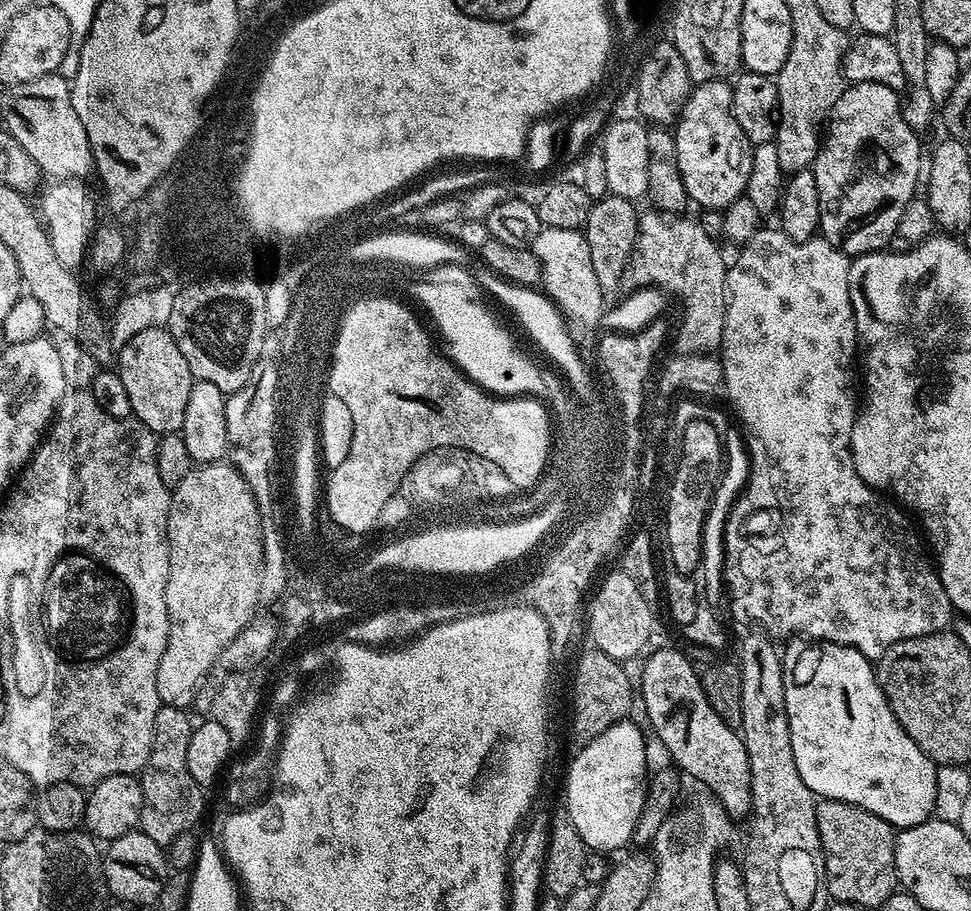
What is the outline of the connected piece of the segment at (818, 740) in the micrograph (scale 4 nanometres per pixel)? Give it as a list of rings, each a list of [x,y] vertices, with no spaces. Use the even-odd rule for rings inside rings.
[[[792,638],[783,645],[782,656],[785,661],[792,660],[784,673],[784,693],[786,694],[786,718],[790,726],[790,746],[794,750],[794,766],[798,766],[798,774],[802,774],[802,782],[806,782],[813,796],[825,800],[841,800],[847,804],[858,806],[886,823],[893,829],[903,830],[913,828],[926,822],[933,815],[936,804],[936,772],[937,765],[926,755],[918,745],[902,730],[894,710],[890,710],[888,699],[884,697],[880,683],[876,681],[876,669],[873,661],[862,655],[857,648],[847,648],[844,644],[832,644],[828,640],[810,640],[807,638]]]

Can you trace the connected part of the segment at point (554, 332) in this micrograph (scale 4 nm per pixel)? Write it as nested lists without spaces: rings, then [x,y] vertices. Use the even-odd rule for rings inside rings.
[[[481,260],[475,263],[472,277],[479,287],[481,285],[486,291],[490,292],[516,316],[517,320],[524,326],[527,334],[532,338],[533,345],[546,348],[558,360],[558,364],[564,366],[564,371],[566,371],[568,376],[580,378],[580,365],[584,363],[583,357],[580,356],[572,340],[572,336],[567,328],[569,325],[566,323],[563,313],[545,293],[501,279],[500,276],[493,274]]]

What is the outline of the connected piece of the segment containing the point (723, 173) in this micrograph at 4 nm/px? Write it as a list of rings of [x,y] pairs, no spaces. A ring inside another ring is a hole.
[[[711,80],[695,85],[674,125],[674,133],[678,170],[693,205],[723,210],[745,195],[754,146],[742,134],[742,126],[732,113],[731,83]]]

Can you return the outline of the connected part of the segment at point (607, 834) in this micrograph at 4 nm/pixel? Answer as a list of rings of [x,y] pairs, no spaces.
[[[628,718],[619,720],[610,730],[598,734],[598,738],[587,741],[584,748],[567,765],[568,772],[568,808],[566,814],[574,822],[574,830],[582,834],[582,842],[593,852],[613,854],[625,843],[631,841],[638,814],[642,814],[642,802],[646,802],[648,793],[648,748],[644,745],[646,734],[631,723]]]

